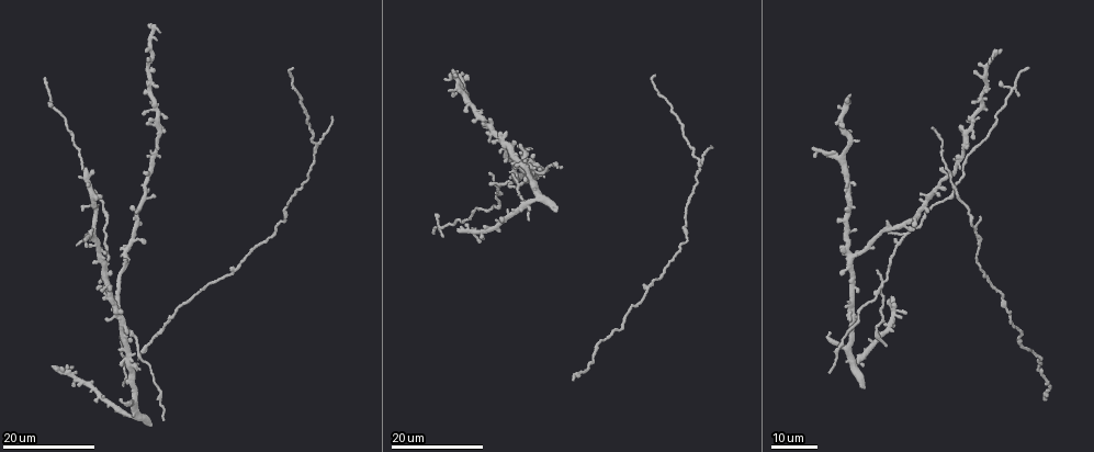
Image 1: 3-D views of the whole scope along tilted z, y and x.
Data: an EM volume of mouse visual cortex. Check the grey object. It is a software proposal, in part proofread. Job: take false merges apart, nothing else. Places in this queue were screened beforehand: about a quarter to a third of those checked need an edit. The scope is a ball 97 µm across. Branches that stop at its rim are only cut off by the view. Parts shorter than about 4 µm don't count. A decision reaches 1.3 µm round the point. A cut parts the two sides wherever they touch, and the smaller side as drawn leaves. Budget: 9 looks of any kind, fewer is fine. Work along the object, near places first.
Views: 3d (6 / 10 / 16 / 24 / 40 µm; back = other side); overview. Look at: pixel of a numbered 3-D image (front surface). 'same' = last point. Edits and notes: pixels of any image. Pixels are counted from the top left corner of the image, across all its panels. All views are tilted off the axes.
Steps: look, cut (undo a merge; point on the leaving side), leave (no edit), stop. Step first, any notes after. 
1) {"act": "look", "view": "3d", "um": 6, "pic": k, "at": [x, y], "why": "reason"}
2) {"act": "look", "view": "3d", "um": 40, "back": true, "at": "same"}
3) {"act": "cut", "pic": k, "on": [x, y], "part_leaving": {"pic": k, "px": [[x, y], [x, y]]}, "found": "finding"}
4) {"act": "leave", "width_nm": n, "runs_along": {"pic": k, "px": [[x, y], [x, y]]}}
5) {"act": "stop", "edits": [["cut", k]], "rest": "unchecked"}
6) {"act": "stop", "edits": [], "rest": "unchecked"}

{"act": "look", "view": "3d", "um": 16, "pic": 1, "at": [535, 170], "why": "a fork"}

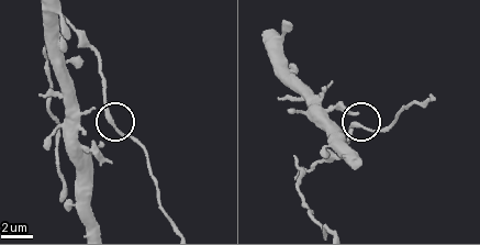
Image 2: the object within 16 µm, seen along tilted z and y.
{"act": "look", "view": "3d", "um": 10, "pic": 2, "at": [362, 127], "why": "zoom in"}

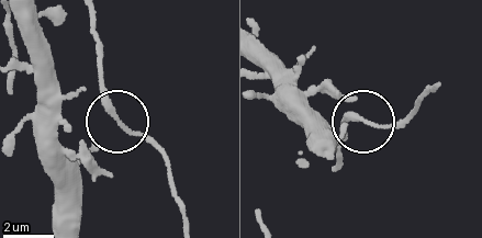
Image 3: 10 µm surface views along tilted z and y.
{"act": "leave", "found": "continuous, no second neuron"}

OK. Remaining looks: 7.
{"act": "look", "view": "3d", "um": 24, "pic": 1, "at": [880, 283]}

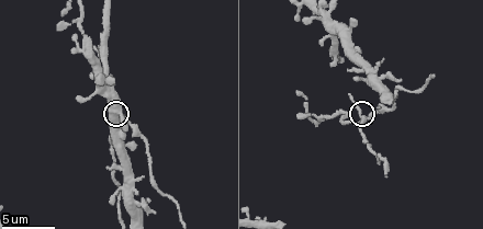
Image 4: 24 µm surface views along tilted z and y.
{"act": "look", "view": "3d", "um": 6, "pic": 4, "at": [363, 116]}

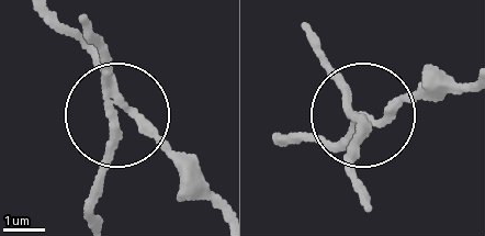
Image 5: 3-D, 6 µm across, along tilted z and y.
{"act": "cut", "pic": 5, "on": [102, 48], "side_arm_um": 18, "arms": 4, "found": "two neurons meet here"}

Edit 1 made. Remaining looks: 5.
{"act": "look", "view": "overview"}

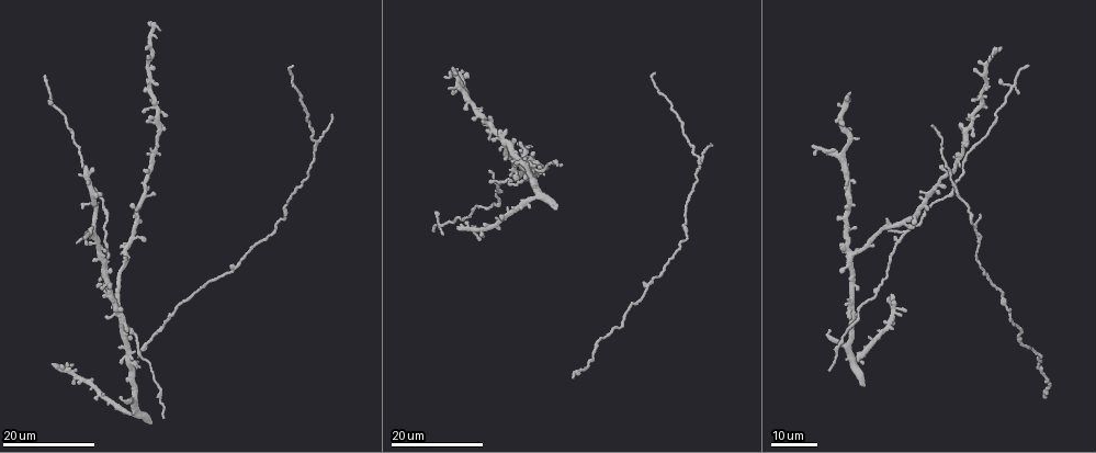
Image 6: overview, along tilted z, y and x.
{"act": "look", "view": "3d", "um": 16, "pic": 6, "at": [904, 230], "why": "branch point"}

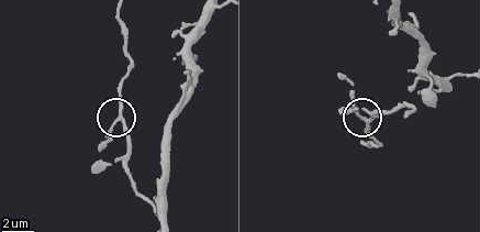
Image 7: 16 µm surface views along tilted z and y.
{"act": "look", "view": "3d", "um": 6, "pic": 7, "at": [116, 118]}

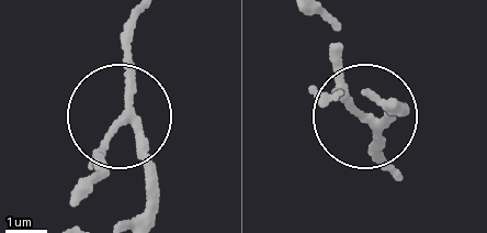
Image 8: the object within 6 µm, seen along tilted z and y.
{"act": "leave", "width_nm": 160, "runs_along": {"pic": 8, "px": [[145, 209], [140, 147], [128, 124], [115, 129], [102, 174]]}, "found": "one neuron here"}

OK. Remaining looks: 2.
{"act": "look", "view": "3d", "um": 24, "pic": 6, "at": [1014, 87], "why": "four or more arms meet"}

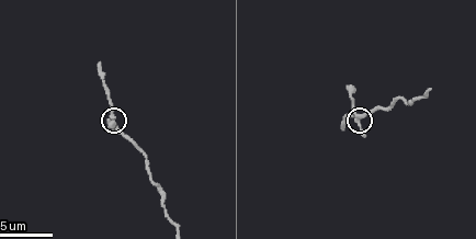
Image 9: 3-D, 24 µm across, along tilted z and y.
{"act": "look", "view": "3d", "um": 10, "pic": 9, "at": [355, 116]}

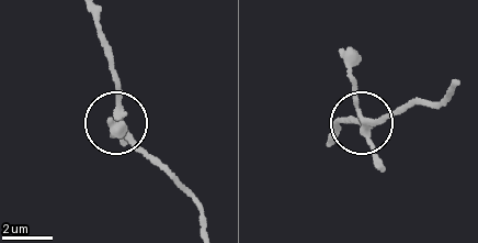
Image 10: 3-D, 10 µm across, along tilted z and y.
{"act": "leave", "runs_along": {"pic": 10, "px": [[454, 87], [444, 102], [366, 119], [352, 101], [351, 52]]}, "found": "all the same neuron"}

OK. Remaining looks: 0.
{"act": "stop", "edits": [["cut", 5]], "rest": "unchecked"}

